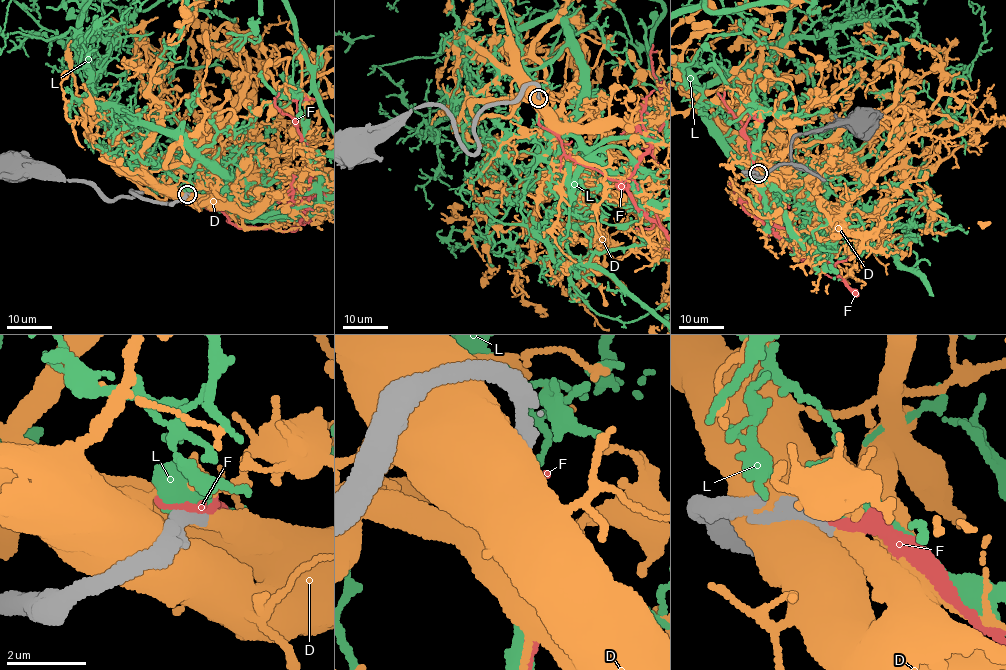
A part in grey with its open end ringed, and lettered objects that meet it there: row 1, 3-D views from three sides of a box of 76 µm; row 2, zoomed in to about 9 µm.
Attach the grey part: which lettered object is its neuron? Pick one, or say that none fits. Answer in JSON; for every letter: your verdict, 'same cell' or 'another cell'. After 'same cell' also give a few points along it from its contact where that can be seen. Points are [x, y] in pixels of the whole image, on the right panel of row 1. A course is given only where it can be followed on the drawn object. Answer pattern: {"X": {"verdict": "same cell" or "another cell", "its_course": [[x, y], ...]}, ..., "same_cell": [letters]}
{"D": {"verdict": "same cell", "its_course": [[754, 173], [762, 185], [775, 191], [779, 197]]}, "F": {"verdict": "another cell"}, "L": {"verdict": "another cell"}, "same_cell": ["D"]}

